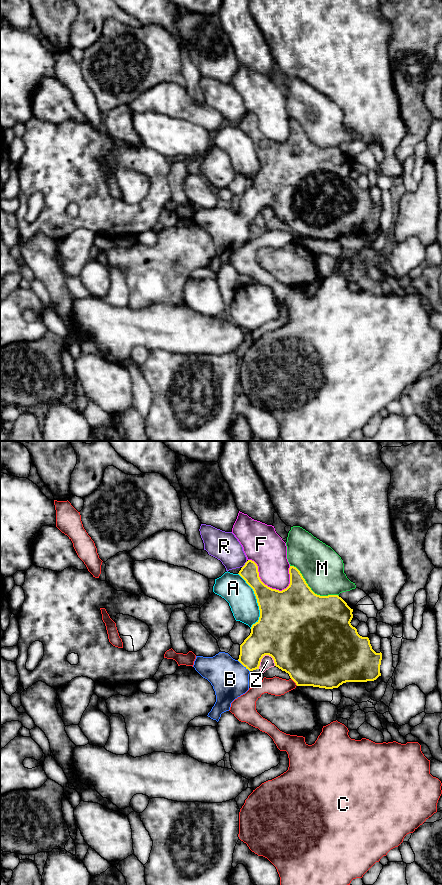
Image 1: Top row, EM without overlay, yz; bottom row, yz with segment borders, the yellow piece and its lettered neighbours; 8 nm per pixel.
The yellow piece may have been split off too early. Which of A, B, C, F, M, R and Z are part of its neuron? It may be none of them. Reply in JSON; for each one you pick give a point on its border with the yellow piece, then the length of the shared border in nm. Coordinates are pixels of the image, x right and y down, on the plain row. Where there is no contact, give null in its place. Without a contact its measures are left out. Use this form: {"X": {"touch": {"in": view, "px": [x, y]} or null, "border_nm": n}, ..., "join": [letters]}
{"B": {"touch": {"in": "yz", "px": [243, 217]}, "border_nm": 140}, "join": ["B"]}

